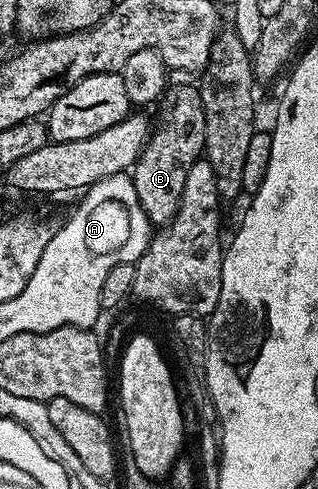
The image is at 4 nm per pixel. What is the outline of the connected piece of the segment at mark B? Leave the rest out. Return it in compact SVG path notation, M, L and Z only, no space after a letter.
M178 84L173 88L174 85L164 96L167 112L162 125L159 128L157 125L151 131L142 157L132 168L136 196L140 198L140 206L144 206L144 214L154 226L169 224L178 213L188 170L192 170L197 160L203 159L206 150L206 123L201 91L190 84Z

